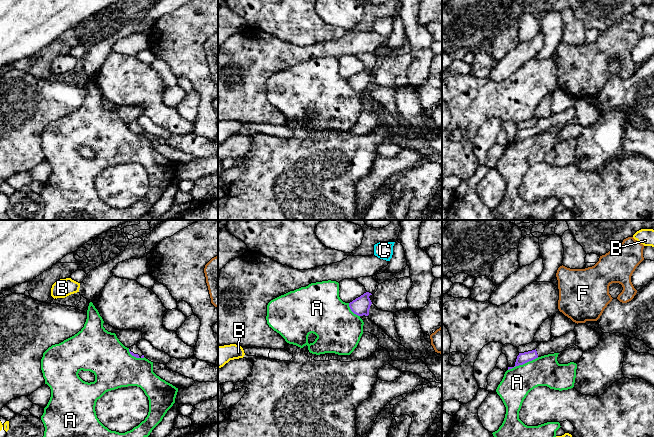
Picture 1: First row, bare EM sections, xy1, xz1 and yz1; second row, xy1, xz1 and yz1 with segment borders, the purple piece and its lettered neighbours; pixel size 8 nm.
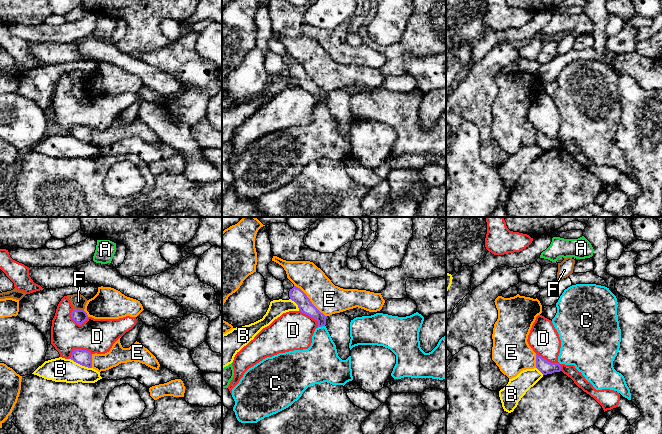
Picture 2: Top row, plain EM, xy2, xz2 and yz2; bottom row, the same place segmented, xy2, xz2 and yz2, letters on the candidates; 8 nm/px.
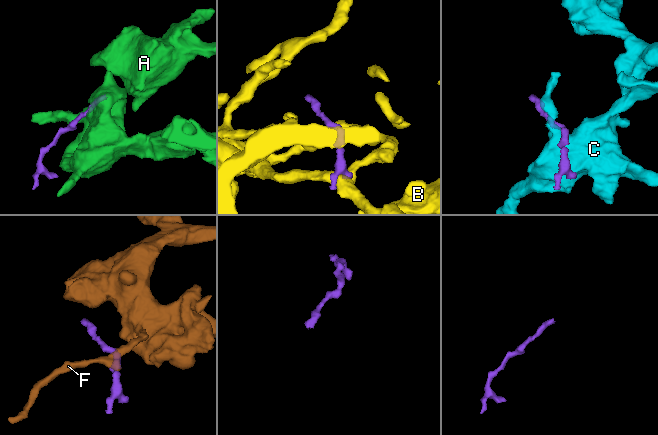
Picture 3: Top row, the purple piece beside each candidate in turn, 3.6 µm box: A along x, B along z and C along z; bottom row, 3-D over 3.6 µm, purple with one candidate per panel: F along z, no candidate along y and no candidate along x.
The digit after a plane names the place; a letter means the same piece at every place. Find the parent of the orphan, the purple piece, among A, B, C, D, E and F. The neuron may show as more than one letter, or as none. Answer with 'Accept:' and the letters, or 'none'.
Accept: none

